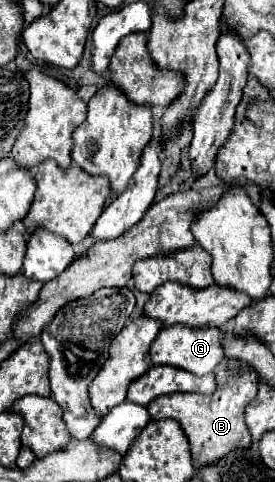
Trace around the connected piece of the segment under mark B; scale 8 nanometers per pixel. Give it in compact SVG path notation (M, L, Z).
M224 358L220 366L216 366L216 392L210 396L200 394L184 394L176 392L172 396L158 396L152 404L148 404L148 414L152 420L174 418L184 428L184 434L190 442L192 458L196 466L212 464L220 460L220 456L228 454L234 448L248 448L252 438L244 424L244 408L256 396L258 390L258 376L248 368L248 364L240 360Z

